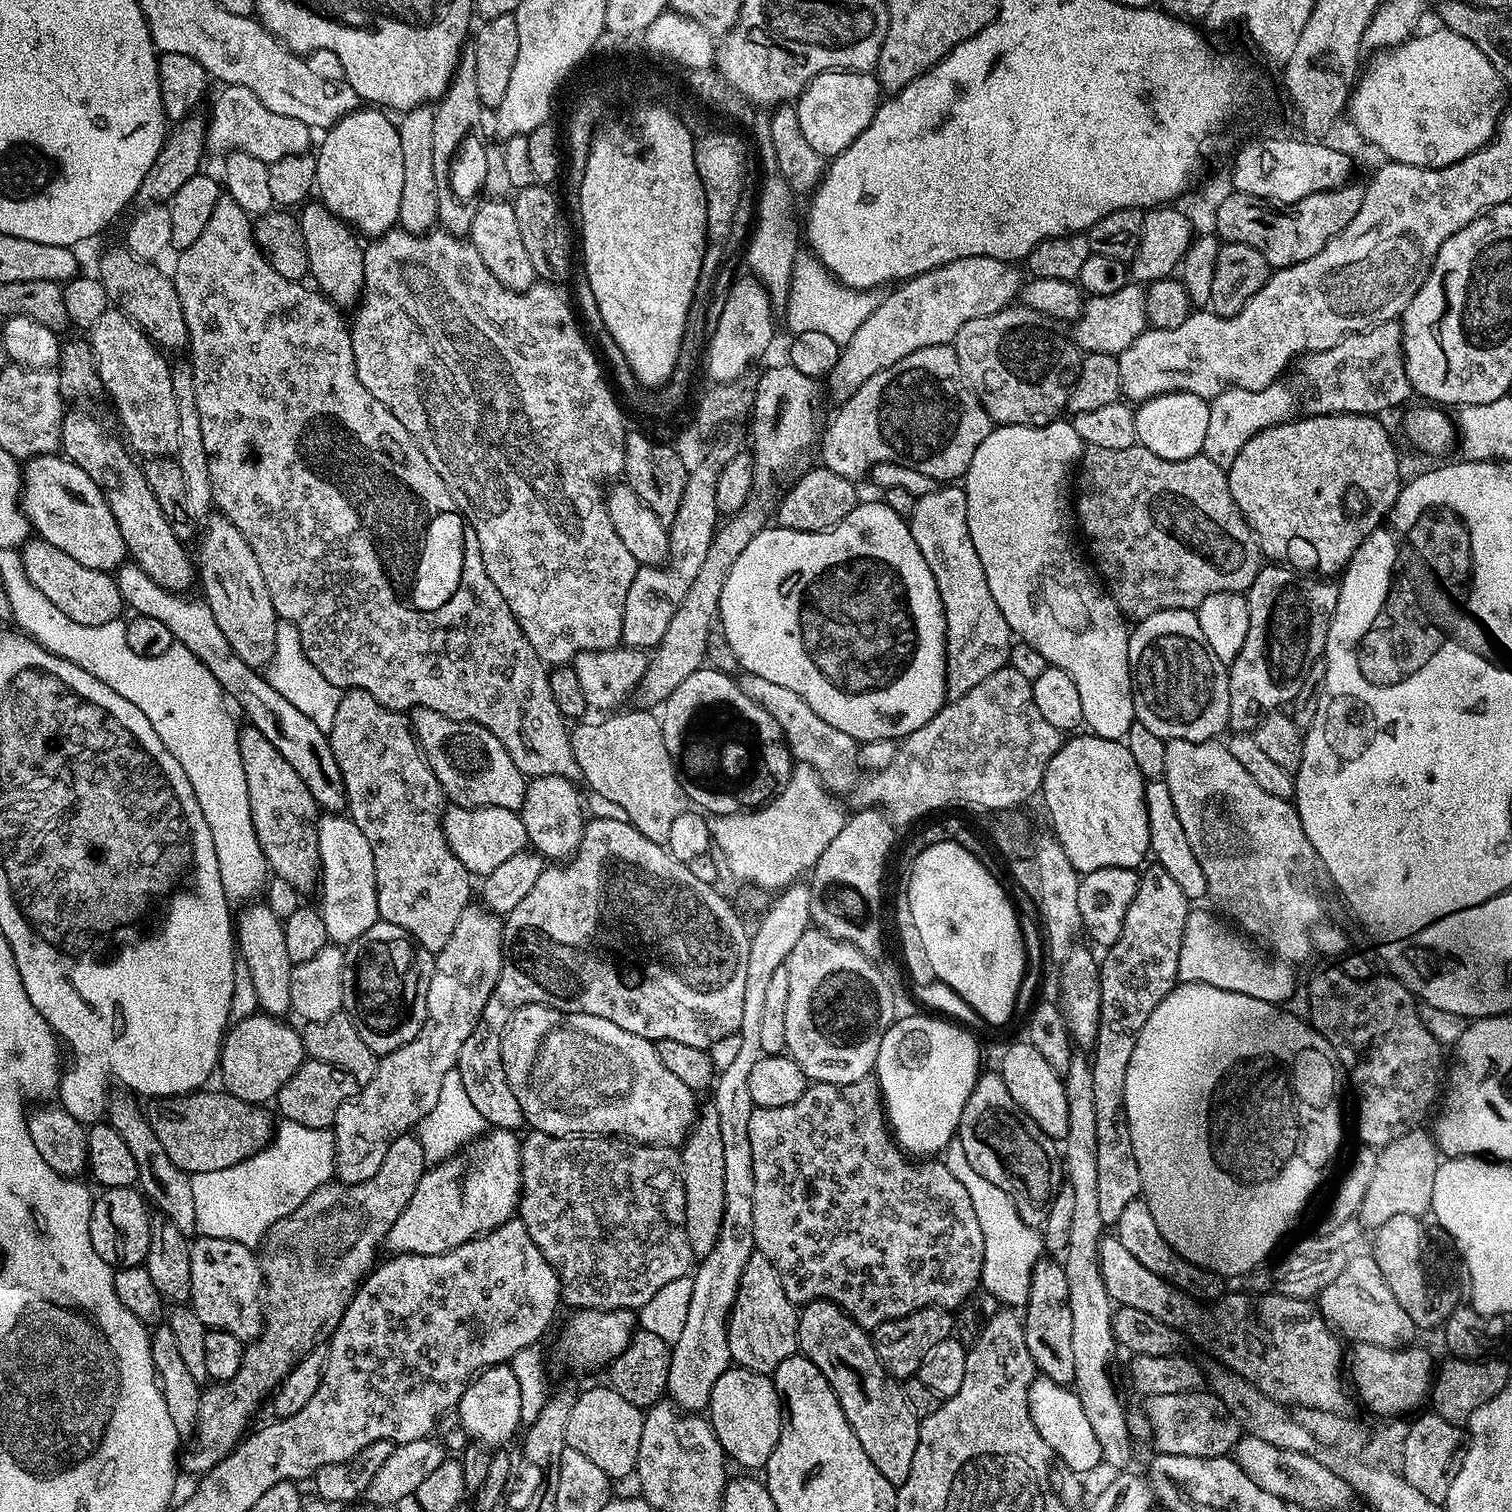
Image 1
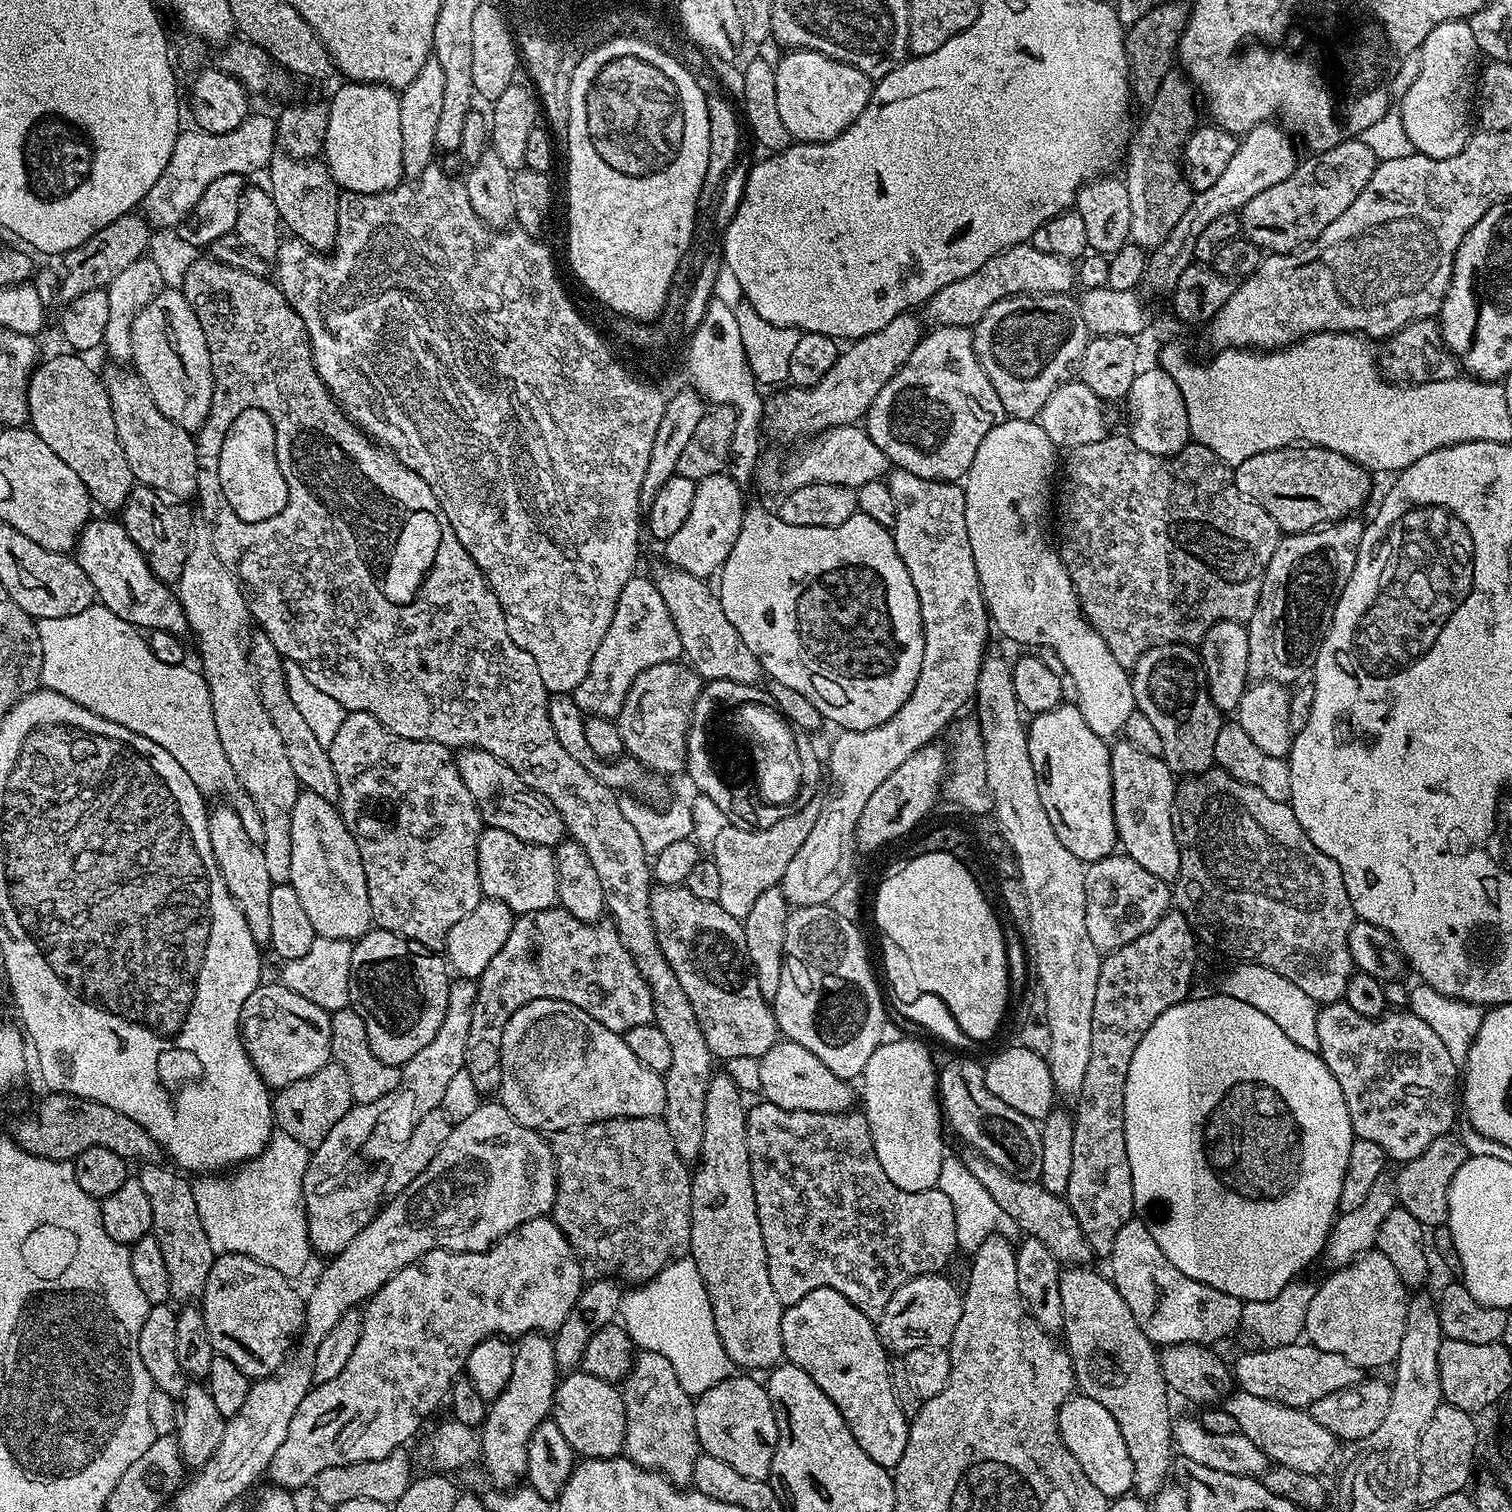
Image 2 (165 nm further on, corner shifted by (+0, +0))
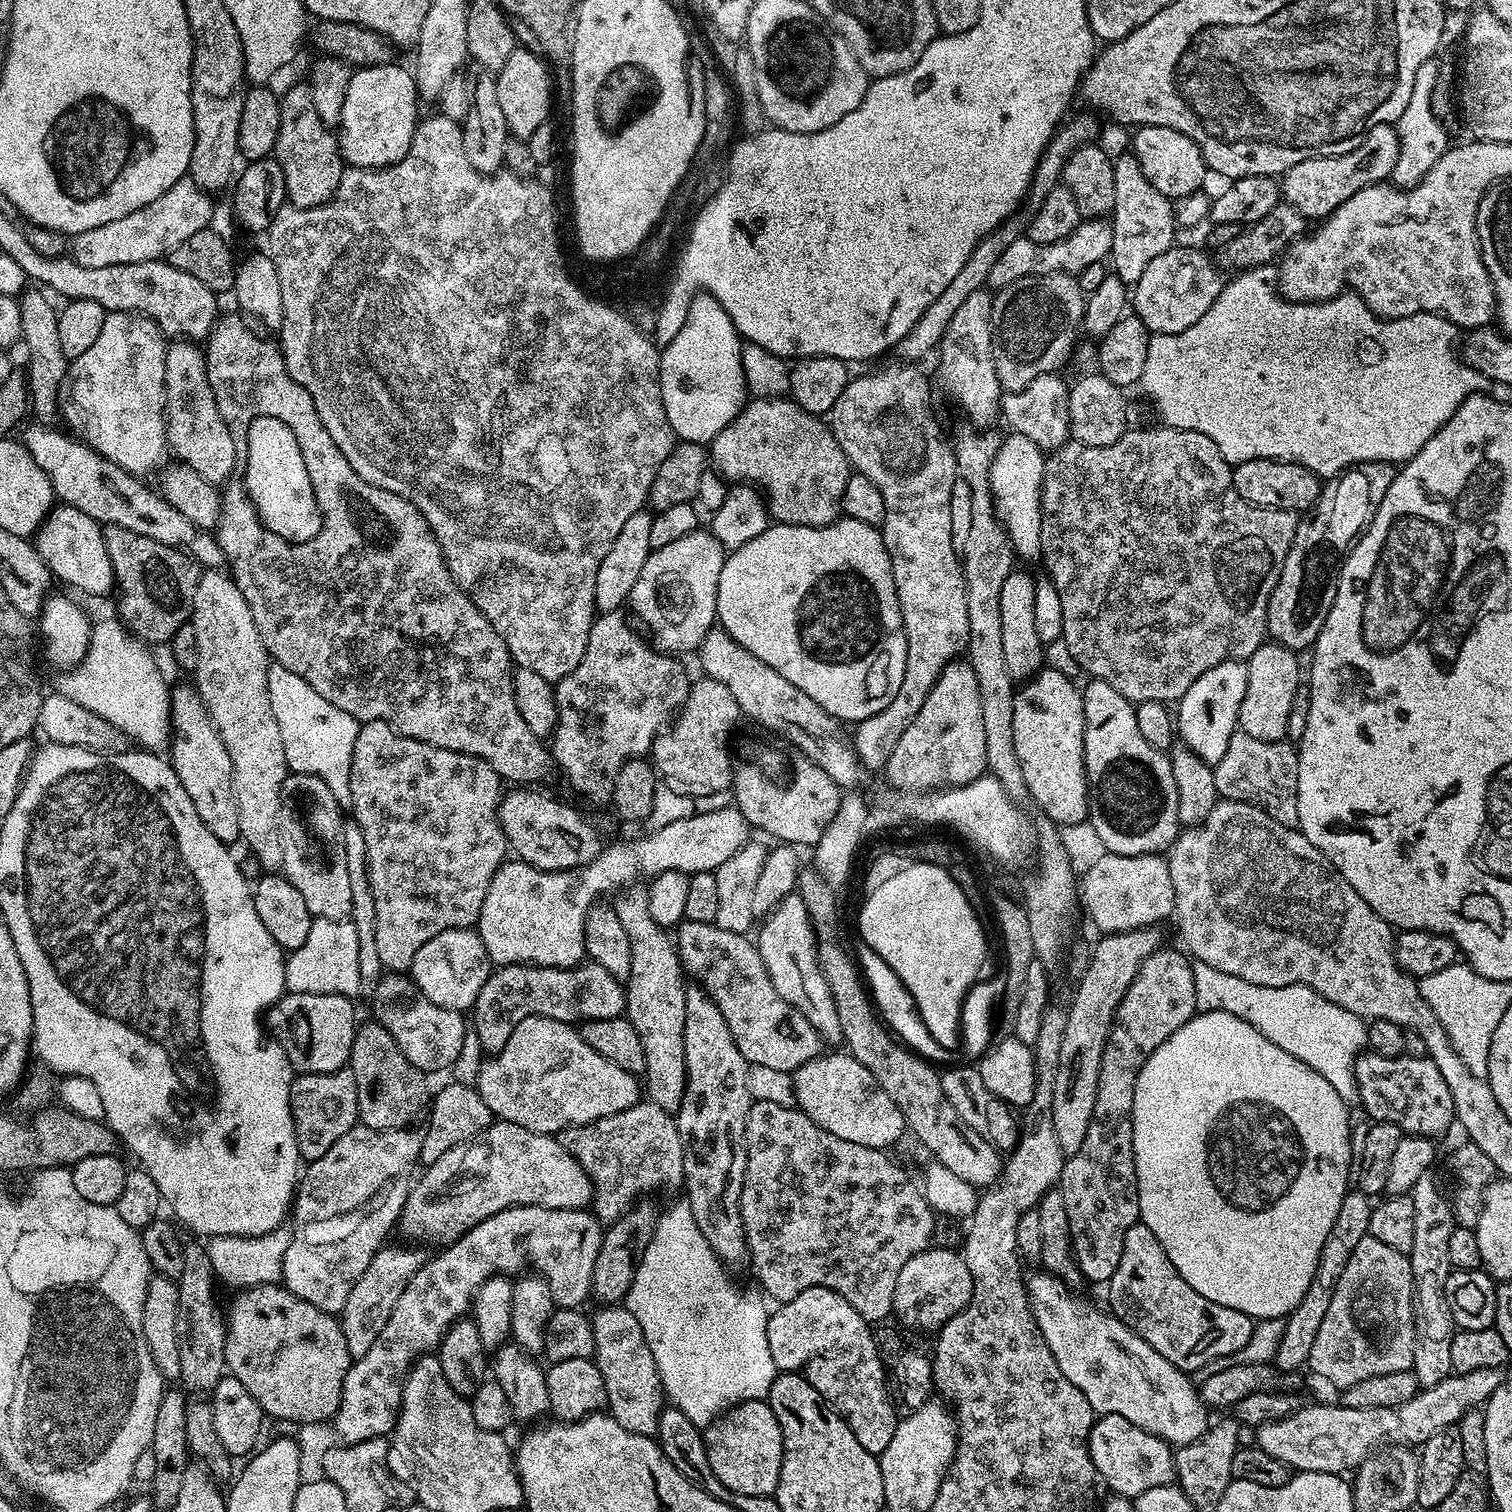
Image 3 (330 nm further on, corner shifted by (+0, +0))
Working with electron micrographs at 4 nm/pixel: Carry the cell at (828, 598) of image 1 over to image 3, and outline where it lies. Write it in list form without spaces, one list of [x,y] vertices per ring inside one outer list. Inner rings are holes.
[[[838,518],[834,523],[825,528],[807,528],[806,526],[794,526],[793,524],[773,523],[758,538],[750,538],[741,548],[727,553],[722,574],[718,578],[718,606],[716,607],[719,627],[726,629],[730,638],[750,650],[754,658],[762,658],[766,666],[778,670],[786,682],[794,682],[798,690],[810,694],[822,710],[826,710],[831,716],[841,722],[859,722],[878,714],[878,710],[886,710],[898,694],[898,686],[902,686],[902,678],[906,674],[906,634],[902,622],[902,610],[898,606],[898,594],[894,586],[894,570],[890,562],[890,554],[884,545],[883,531],[877,525]]]

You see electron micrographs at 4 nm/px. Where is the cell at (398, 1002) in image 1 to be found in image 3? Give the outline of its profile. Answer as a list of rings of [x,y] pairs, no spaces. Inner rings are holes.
[[[384,974],[377,982],[377,990],[370,997],[370,1003],[372,1012],[376,1015],[373,1016],[375,1023],[390,1030],[390,1036],[394,1038],[394,1042],[398,1042],[398,1050],[402,1050],[402,1054],[406,1054],[406,1058],[410,1058],[410,1062],[414,1062],[418,1070],[433,1074],[432,1072],[440,1072],[443,1068],[444,1071],[451,1069],[452,1063],[458,1058],[458,1050],[462,1050],[462,1038],[470,1030],[465,1013],[430,1002],[430,998],[426,998],[426,994],[418,990],[416,983],[404,974]]]

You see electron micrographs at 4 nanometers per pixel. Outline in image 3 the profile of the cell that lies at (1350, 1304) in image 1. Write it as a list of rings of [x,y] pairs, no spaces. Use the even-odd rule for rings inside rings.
[[[1366,1235],[1358,1246],[1354,1246],[1350,1262],[1346,1262],[1346,1270],[1342,1270],[1334,1286],[1334,1298],[1330,1298],[1330,1307],[1322,1318],[1322,1326],[1318,1326],[1314,1346],[1310,1346],[1307,1367],[1312,1368],[1314,1375],[1329,1380],[1337,1390],[1354,1386],[1354,1382],[1366,1382],[1366,1378],[1406,1372],[1414,1362],[1415,1333],[1411,1259],[1405,1253],[1386,1246],[1386,1242],[1378,1242],[1378,1238]]]

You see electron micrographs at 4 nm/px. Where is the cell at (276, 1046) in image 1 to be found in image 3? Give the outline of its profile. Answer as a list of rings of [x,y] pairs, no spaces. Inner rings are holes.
[[[288,992],[268,1007],[266,1028],[274,1037],[276,1043],[282,1046],[282,1050],[286,1050],[286,1058],[291,1062],[297,1073],[330,1074],[345,1067],[352,1058],[352,1047],[354,1046],[354,1038],[358,1027],[356,1008],[352,1004],[355,1003],[349,997],[339,996],[338,994]]]

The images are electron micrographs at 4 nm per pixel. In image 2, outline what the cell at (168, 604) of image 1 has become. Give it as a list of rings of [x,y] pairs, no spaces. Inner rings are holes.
[[[97,518],[89,519],[88,525],[80,531],[79,541],[74,549],[74,558],[82,566],[82,570],[86,570],[86,578],[90,578],[90,582],[94,586],[96,591],[96,600],[103,604],[106,610],[110,610],[110,614],[118,614],[118,618],[122,618],[127,624],[135,626],[140,630],[166,630],[170,634],[183,637],[184,631],[189,631],[189,624],[187,617],[184,616],[184,607],[180,605],[179,595],[169,585],[165,584],[163,580],[160,580],[152,572],[148,565],[148,559],[142,554],[142,550],[138,550],[138,546],[134,546],[134,542],[130,538],[130,534],[126,534],[123,523],[116,518],[108,518],[112,520],[96,520]]]

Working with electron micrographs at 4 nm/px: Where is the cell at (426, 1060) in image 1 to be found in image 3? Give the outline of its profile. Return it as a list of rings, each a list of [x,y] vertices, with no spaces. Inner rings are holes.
[[[352,1128],[322,1158],[311,1161],[303,1169],[294,1197],[294,1211],[290,1216],[290,1246],[287,1247],[282,1283],[298,1298],[318,1306],[318,1310],[339,1314],[354,1290],[354,1282],[366,1274],[366,1266],[379,1248],[385,1247],[387,1238],[397,1227],[400,1211],[408,1197],[412,1160],[408,1156],[368,1156],[369,1129]]]

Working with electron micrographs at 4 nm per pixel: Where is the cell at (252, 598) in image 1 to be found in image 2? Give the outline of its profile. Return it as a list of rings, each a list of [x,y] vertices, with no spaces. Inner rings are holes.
[[[258,632],[253,635],[250,644],[249,659],[252,661],[252,667],[257,676],[262,706],[270,715],[270,720],[277,727],[278,734],[281,735],[282,742],[285,743],[290,766],[293,767],[295,777],[298,778],[301,787],[318,794],[326,801],[337,803],[340,791],[338,790],[338,780],[334,776],[334,768],[329,760],[327,745],[318,741],[314,730],[310,729],[306,718],[298,710],[297,703],[294,702],[294,698],[290,694],[287,669],[284,667],[284,659],[280,651],[270,642],[267,635]]]

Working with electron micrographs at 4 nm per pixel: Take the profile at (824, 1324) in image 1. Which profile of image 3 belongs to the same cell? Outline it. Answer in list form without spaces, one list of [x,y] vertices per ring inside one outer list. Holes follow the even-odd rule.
[[[814,1286],[810,1290],[802,1290],[802,1294],[798,1294],[798,1298],[783,1301],[779,1305],[777,1312],[773,1311],[768,1317],[768,1329],[766,1330],[766,1338],[770,1342],[770,1358],[774,1358],[774,1366],[780,1372],[799,1372],[806,1378],[806,1382],[810,1382],[810,1386],[814,1386],[814,1390],[818,1390],[818,1394],[822,1394],[822,1398],[828,1403],[833,1410],[840,1415],[846,1422],[846,1426],[850,1426],[850,1430],[854,1434],[854,1438],[858,1438],[862,1450],[866,1450],[874,1457],[880,1457],[882,1450],[886,1450],[886,1446],[890,1446],[890,1438],[894,1438],[894,1430],[898,1423],[898,1415],[896,1416],[896,1408],[892,1405],[892,1400],[888,1397],[888,1388],[884,1385],[884,1373],[886,1367],[880,1360],[879,1350],[876,1348],[876,1338],[874,1328],[869,1321],[862,1318],[862,1314],[858,1314],[858,1310],[854,1310],[854,1306],[850,1306],[850,1302],[846,1302],[846,1298],[842,1298],[842,1294],[838,1294],[829,1288],[822,1286]]]

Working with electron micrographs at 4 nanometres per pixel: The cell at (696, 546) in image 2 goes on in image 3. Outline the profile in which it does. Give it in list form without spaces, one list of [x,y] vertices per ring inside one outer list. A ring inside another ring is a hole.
[[[708,530],[691,532],[678,542],[670,542],[670,546],[652,549],[638,582],[634,582],[634,590],[630,590],[628,604],[631,615],[652,631],[651,643],[661,652],[695,653],[702,638],[717,623],[718,578],[725,559],[726,550]]]

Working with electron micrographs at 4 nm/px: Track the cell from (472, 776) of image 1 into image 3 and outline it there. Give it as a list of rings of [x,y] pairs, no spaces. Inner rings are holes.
[[[540,790],[512,791],[516,792],[505,791],[501,795],[498,819],[508,839],[509,849],[519,859],[530,866],[538,866],[540,870],[565,872],[568,868],[591,864],[600,855],[600,836],[578,809],[536,792]]]

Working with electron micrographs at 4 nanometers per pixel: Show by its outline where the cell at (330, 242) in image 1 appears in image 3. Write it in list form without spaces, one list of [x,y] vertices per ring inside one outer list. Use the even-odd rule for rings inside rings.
[[[311,83],[296,84],[282,92],[280,109],[282,126],[278,126],[274,159],[282,166],[282,174],[286,174],[287,203],[295,208],[322,206],[335,196],[346,167],[340,155],[337,133],[326,122],[322,122],[322,118],[318,118]]]

